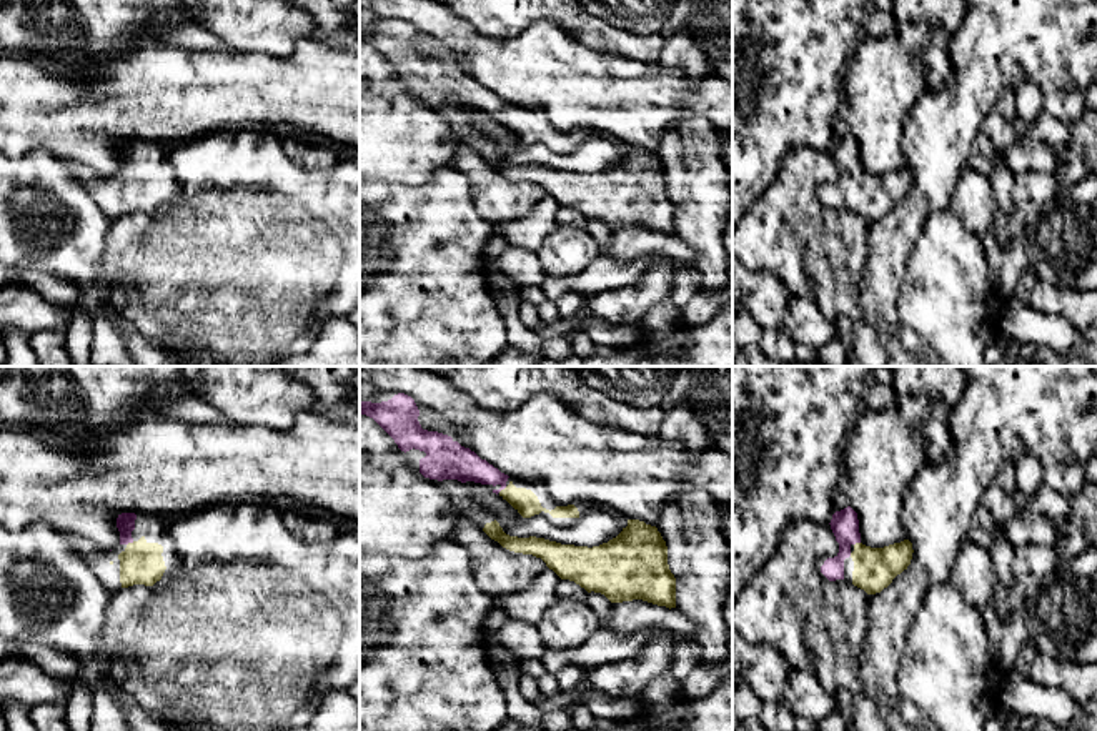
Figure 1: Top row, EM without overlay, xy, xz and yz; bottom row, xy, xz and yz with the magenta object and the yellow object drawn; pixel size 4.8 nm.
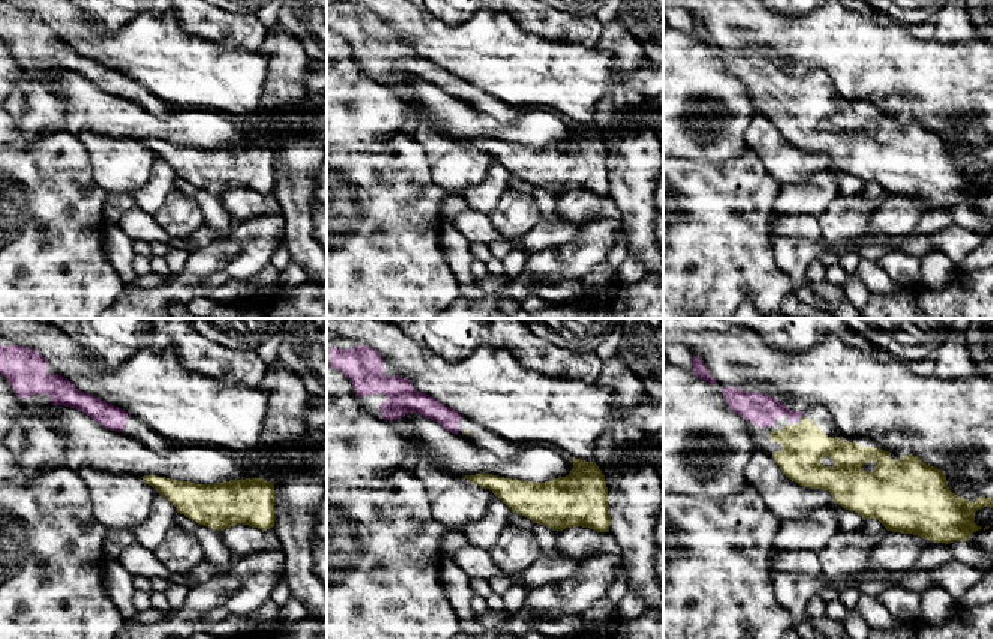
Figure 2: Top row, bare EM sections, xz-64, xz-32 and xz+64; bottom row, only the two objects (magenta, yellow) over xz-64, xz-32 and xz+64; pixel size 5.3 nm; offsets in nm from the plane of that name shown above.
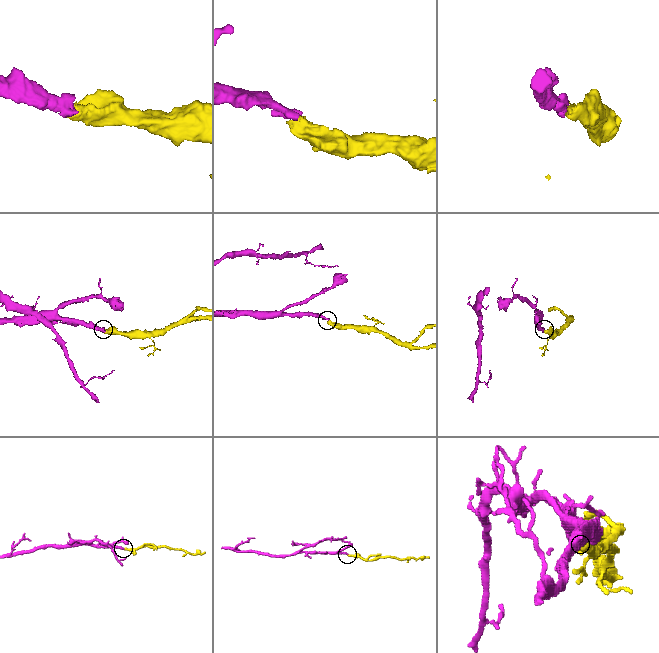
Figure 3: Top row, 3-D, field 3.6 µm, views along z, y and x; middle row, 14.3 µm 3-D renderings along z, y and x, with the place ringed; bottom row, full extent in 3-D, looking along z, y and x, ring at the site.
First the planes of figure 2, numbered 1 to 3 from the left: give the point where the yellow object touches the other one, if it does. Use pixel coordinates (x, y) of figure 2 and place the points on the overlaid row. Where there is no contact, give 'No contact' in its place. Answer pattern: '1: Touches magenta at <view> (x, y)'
1: No contact
2: No contact
3: No contact

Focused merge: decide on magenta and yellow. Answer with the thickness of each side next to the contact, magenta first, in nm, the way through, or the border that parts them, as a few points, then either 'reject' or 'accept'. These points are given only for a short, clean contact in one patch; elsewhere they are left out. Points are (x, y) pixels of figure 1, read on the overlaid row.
160 nm thick on the magenta side, 120 nm on the other; runs through xz (460, 463), (491, 475), (501, 488), (523, 500); accept

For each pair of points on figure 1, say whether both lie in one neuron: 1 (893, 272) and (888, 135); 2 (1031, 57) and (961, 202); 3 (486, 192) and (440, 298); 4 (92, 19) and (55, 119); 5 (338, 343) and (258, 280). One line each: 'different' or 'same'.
1: different
2: different
3: different
4: different
5: different

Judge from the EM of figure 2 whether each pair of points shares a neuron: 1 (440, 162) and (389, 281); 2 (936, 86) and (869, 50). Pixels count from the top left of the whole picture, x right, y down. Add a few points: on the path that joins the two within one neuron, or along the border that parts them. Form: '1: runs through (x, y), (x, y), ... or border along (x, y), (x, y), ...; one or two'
1: border along (428, 165), (431, 179), (447, 192); two
2: runs through (920, 77), (894, 72), (885, 63); one

